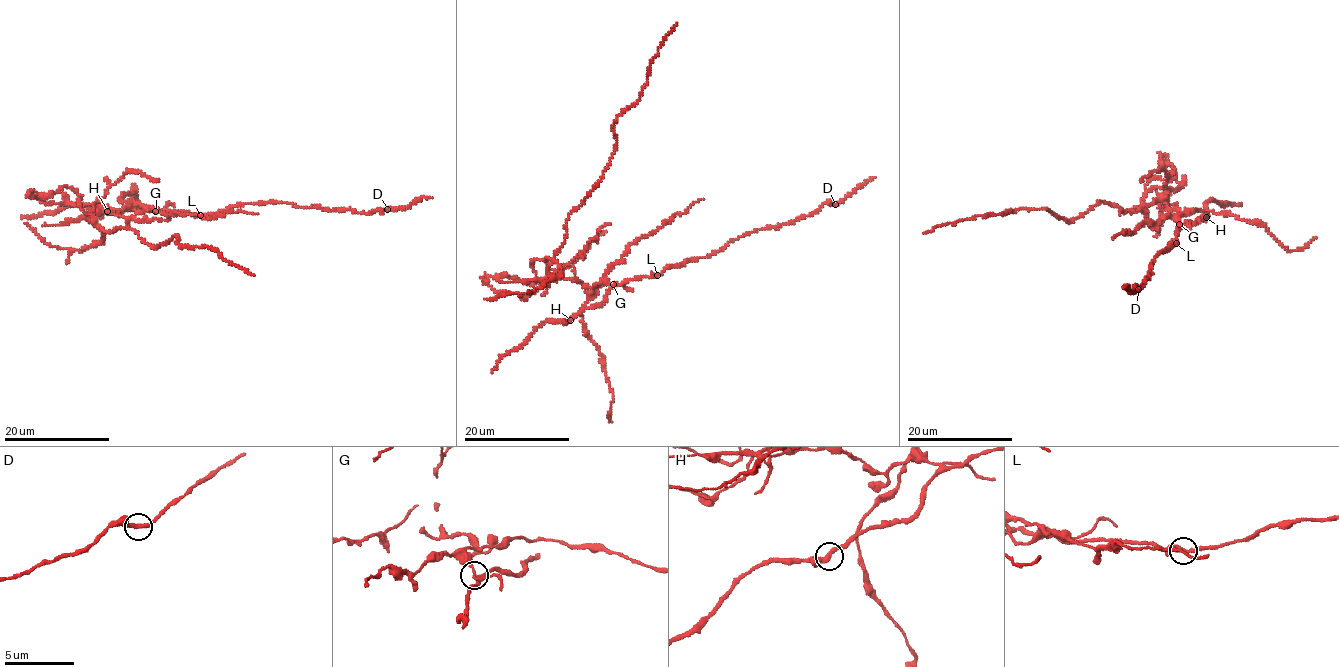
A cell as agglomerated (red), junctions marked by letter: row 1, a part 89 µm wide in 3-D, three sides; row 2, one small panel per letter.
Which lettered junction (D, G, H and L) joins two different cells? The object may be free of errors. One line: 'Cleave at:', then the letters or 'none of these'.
Cleave at: G

